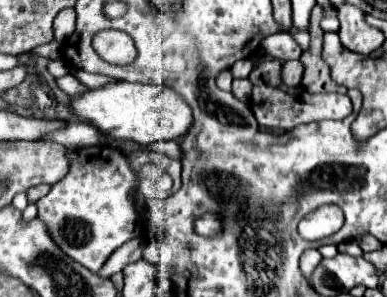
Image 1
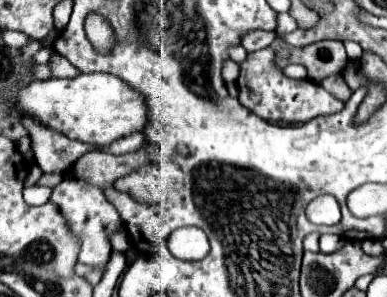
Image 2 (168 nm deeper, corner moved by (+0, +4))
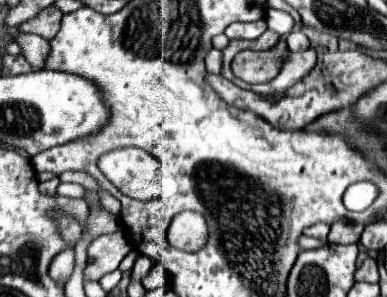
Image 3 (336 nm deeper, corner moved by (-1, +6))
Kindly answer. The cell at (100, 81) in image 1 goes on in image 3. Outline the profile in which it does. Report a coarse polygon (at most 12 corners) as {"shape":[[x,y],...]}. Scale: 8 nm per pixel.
{"shape":[[19,33],[15,41],[33,69],[45,67],[49,41]]}

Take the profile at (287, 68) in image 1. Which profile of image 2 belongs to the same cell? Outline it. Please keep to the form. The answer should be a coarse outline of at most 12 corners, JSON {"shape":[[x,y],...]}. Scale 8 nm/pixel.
{"shape":[[318,41],[304,49],[282,47],[276,67],[300,63],[320,83],[346,63],[340,41]]}

